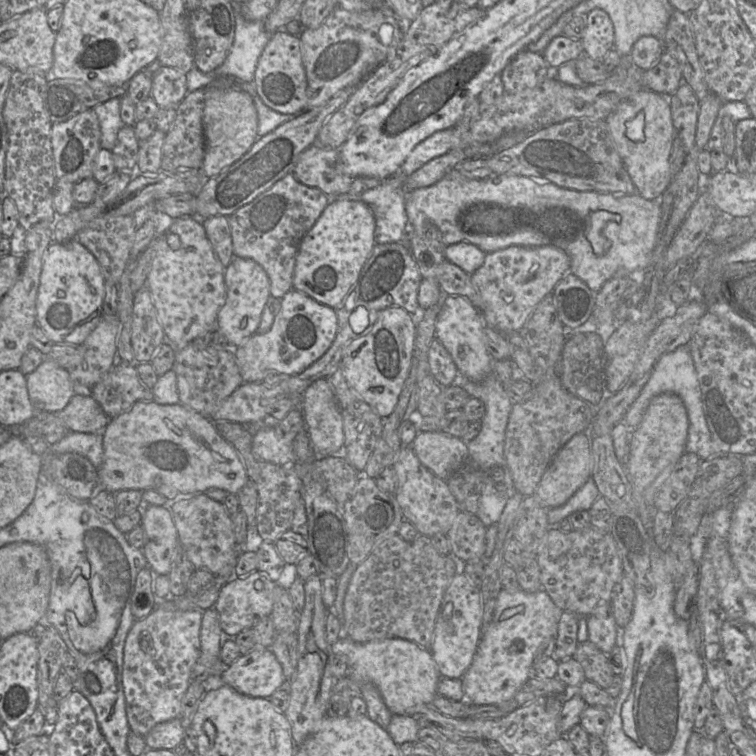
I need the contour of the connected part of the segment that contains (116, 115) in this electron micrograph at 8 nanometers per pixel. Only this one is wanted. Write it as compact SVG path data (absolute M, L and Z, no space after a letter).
M115 97L93 108L96 113L100 131L101 148L111 151L114 148L119 130L124 123L120 117L120 97Z

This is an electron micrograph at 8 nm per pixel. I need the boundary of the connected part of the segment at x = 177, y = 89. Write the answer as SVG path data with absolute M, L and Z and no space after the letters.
M161 66L152 77L151 97L159 108L177 107L187 93L186 74L175 68Z

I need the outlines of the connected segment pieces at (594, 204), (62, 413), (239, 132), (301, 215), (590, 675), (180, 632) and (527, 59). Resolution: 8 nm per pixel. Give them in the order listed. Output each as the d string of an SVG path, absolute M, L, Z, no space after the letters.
M456 169L431 186L408 192L405 212L409 227L413 228L414 217L428 217L440 230L446 246L468 242L486 254L510 246L560 248L569 256L569 273L581 279L594 293L614 276L630 276L636 270L646 270L651 262L661 219L659 200L649 200L638 193L613 195L580 192L512 174L470 179Z
M75 394L66 407L52 412L70 431L104 431L109 417L92 395Z
M232 78L217 79L205 90L205 106L202 126L205 140L203 175L211 178L238 161L255 143L258 117L251 96L239 89L232 88Z
M291 172L229 216L234 256L252 259L262 266L270 281L271 296L282 299L293 289L299 244L330 200L320 189L300 183Z
M590 640L578 643L573 658L583 667L586 680L596 683L603 689L611 685L614 673L607 654Z
M163 599L148 616L135 620L129 630L124 645L122 684L128 724L138 735L144 737L156 724L181 716L181 701L191 683L192 669L201 656L200 629L204 611L181 611L171 600Z
M527 49L520 51L500 73L504 93L535 88L548 76L548 67L542 54Z

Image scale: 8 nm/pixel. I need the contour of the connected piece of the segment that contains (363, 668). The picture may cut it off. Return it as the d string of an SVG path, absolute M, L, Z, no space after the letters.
M346 636L343 638L339 638L334 644L329 646L329 653L330 651L342 657L342 659L345 661L345 663L347 664L347 675L346 676L349 677L352 680L352 682L358 687L358 693L359 693L359 686L361 684L365 682L372 683L379 690L384 703L386 704L387 708L390 710L392 715L397 714L397 715L412 716L412 715L421 714L421 712L424 711L424 709L427 709L429 706L431 706L432 701L438 695L437 685L441 679L441 675L439 673L437 664L435 660L433 659L431 651L420 647L418 644L416 644L413 641L409 641L407 639L402 639L402 638L386 638L386 639L374 640L374 641L370 641L366 643L357 643Z

